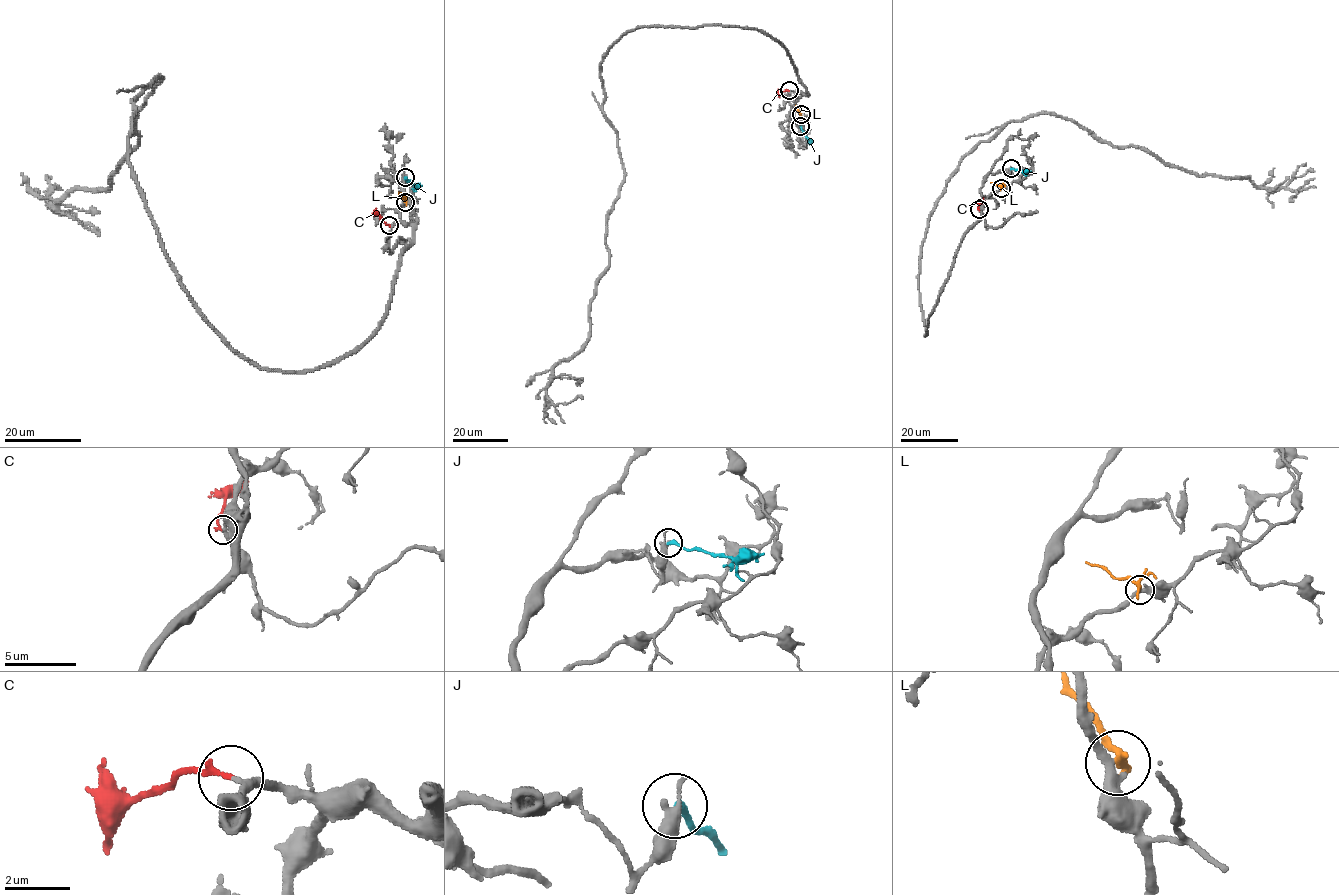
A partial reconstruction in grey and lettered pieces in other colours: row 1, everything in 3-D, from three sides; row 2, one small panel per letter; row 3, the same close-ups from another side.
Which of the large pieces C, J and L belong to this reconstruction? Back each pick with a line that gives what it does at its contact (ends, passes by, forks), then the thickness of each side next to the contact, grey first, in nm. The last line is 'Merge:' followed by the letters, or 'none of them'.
C: it ends; calibres 220 and 190 nm
Merge: C

